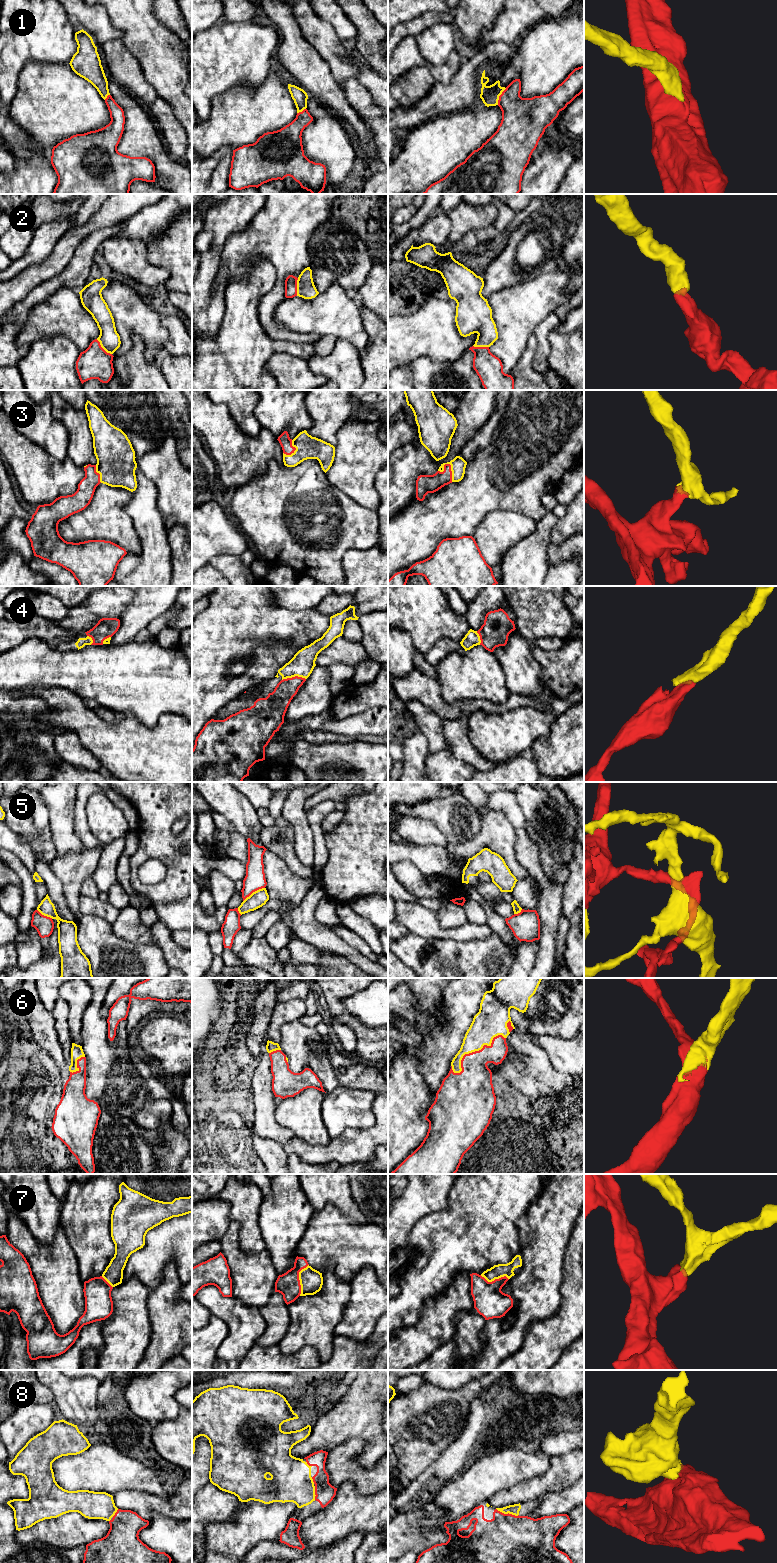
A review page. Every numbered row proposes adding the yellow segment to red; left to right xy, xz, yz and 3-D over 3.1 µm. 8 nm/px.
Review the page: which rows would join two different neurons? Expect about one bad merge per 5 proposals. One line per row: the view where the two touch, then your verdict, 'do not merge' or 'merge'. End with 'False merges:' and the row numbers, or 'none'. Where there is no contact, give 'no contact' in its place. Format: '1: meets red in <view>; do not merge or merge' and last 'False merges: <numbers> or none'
1: meets red in yz; merge
2: meets red in xy; merge
3: meets red in yz; merge
4: meets red in xz; merge
5: meets red in xz; do not merge
6: meets red in yz; merge
7: meets red in xz; merge
8: meets red in yz; merge
False merges: 5

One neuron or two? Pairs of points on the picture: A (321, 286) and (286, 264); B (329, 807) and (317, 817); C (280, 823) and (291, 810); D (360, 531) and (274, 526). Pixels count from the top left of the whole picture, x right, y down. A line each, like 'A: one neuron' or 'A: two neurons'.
A: two neurons
B: one neuron
C: two neurons
D: one neuron

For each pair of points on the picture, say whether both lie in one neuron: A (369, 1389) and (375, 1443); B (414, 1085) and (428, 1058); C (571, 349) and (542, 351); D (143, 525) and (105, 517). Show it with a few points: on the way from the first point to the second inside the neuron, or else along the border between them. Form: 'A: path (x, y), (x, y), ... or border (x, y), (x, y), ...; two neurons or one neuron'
A: path (369, 1402), (370, 1430); one neuron
B: border (412, 1051), (419, 1061), (419, 1073), (433, 1093); two neurons
C: border (556, 327), (548, 335), (550, 346), (548, 367); two neurons
D: border (128, 500), (124, 511), (131, 519), (141, 545); two neurons

